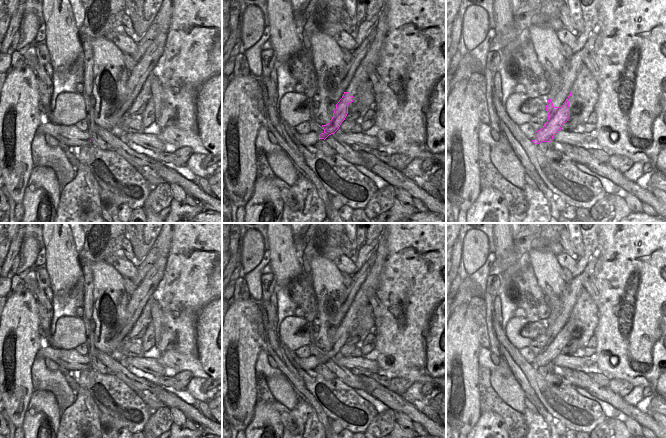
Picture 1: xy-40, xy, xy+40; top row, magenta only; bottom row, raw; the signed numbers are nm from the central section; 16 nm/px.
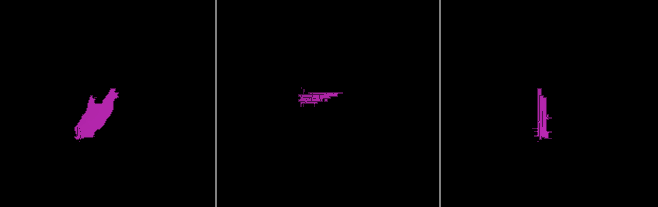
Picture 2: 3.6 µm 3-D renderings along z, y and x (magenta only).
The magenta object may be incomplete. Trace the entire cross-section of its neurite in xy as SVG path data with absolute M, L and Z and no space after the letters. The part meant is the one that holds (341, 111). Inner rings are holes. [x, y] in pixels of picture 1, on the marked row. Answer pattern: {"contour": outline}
{"contour": "M344 92L342 98L336 104L332 119L326 124L322 125L324 132L319 136L311 131L308 134L296 135L297 140L304 146L314 146L320 139L326 139L329 135L334 134L345 120L348 114L348 105L353 102L353 96L350 92Z"}

